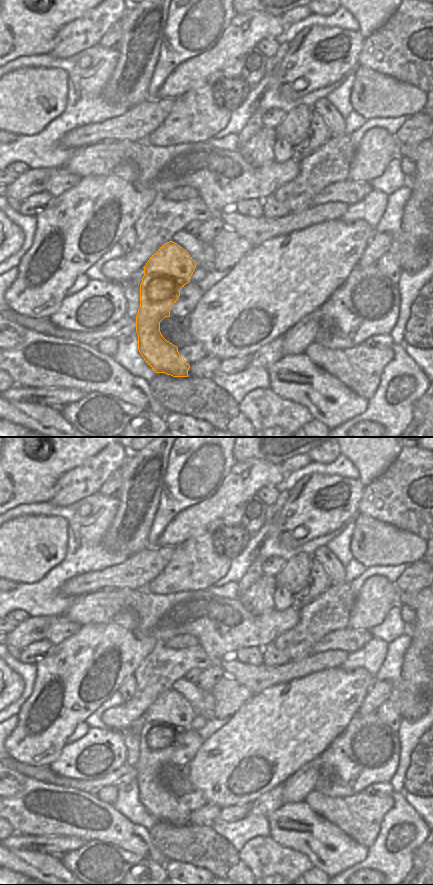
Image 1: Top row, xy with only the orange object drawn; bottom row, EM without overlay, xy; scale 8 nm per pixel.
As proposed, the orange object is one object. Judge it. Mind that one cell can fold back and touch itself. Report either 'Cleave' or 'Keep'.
Keep.

